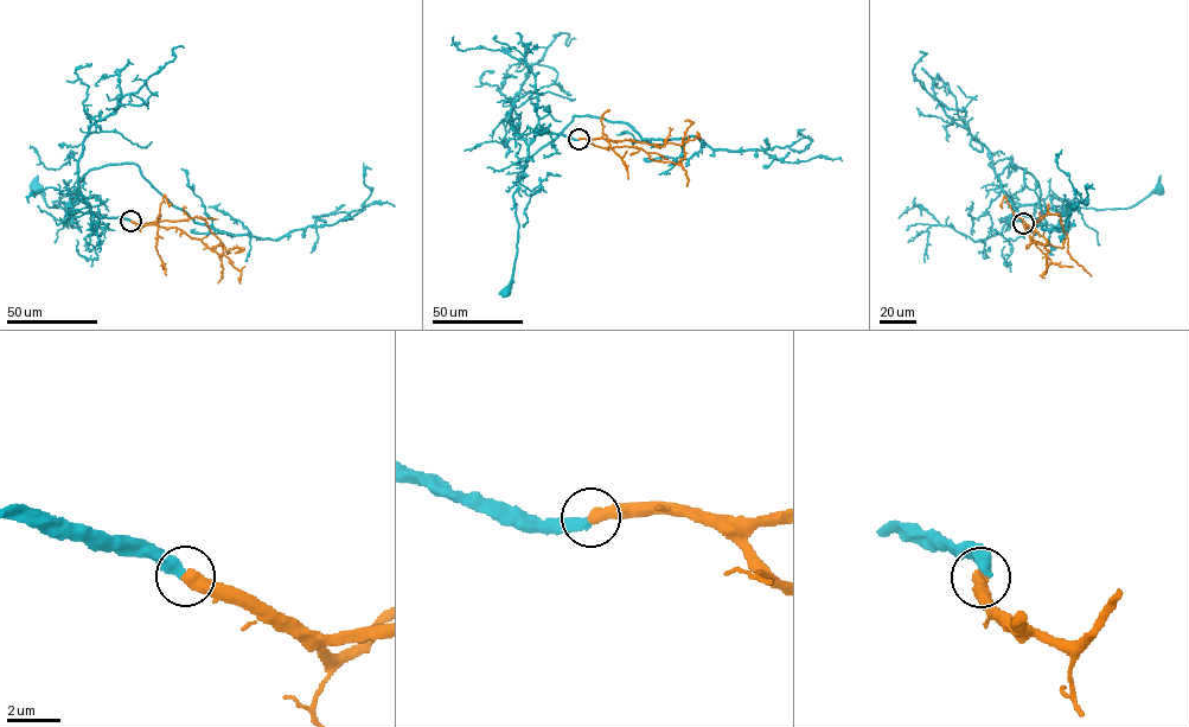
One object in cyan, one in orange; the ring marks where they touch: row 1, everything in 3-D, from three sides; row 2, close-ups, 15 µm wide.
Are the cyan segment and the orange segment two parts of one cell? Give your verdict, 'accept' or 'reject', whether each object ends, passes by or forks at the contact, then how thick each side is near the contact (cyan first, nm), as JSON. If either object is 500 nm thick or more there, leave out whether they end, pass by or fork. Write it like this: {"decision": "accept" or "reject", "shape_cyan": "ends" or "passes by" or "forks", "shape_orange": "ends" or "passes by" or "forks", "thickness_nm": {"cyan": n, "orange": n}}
{"decision": "accept", "shape_cyan": "ends", "shape_orange": "ends", "thickness_nm": {"cyan": 380, "orange": 480}}

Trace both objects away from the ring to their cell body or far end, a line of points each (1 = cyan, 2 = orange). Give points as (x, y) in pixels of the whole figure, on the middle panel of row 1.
1: (579, 139), (538, 131), (528, 146), (528, 159), (513, 196), (518, 229), (507, 292)
2: (579, 139), (605, 148), (637, 147), (654, 160), (676, 164), (684, 157), (682, 138), (694, 122), (690, 120)

